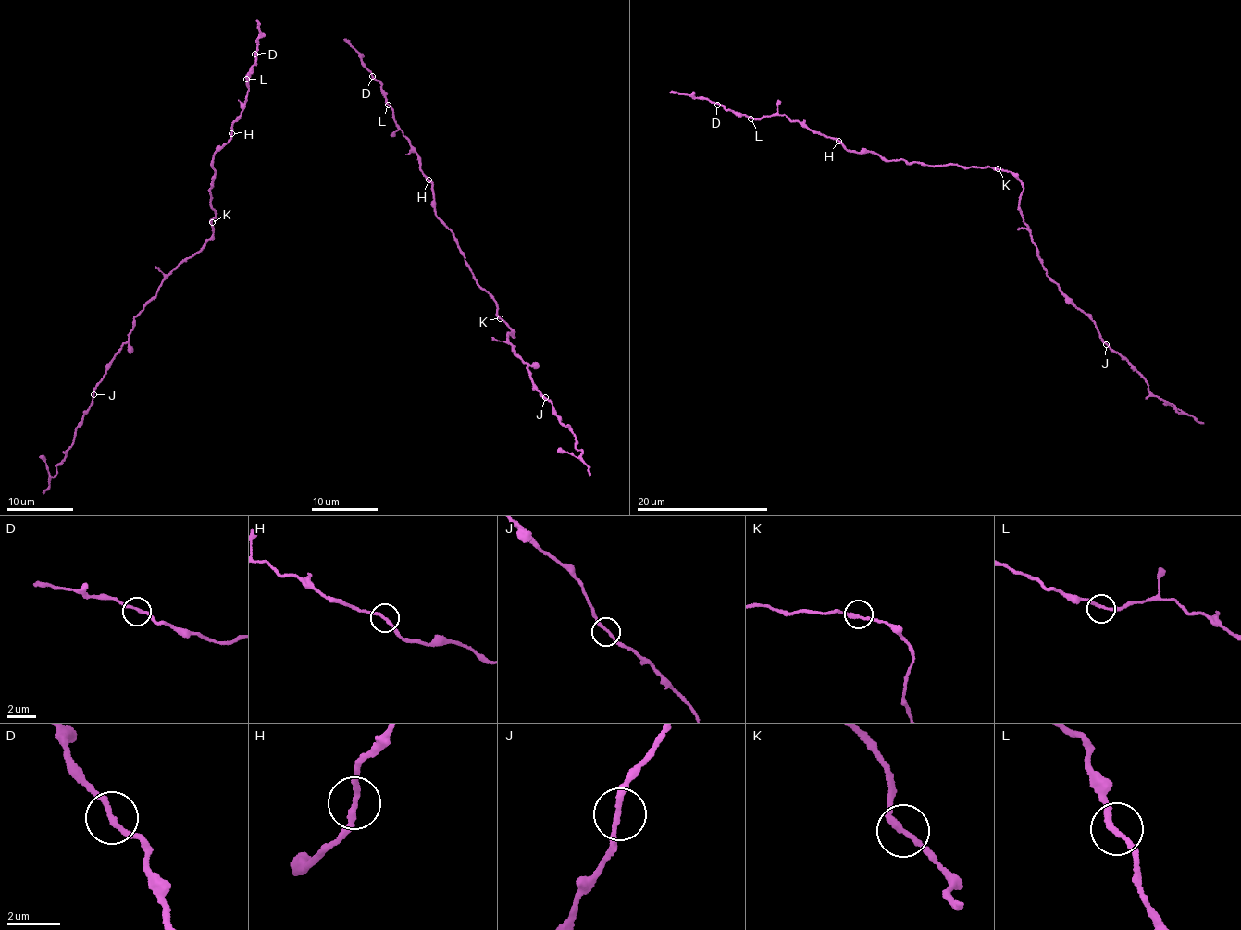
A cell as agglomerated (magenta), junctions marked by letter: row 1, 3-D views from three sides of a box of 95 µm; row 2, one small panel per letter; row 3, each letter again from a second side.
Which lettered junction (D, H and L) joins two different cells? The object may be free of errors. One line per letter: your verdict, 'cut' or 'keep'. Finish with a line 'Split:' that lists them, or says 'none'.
D: keep
H: cut
L: keep
Split: H

